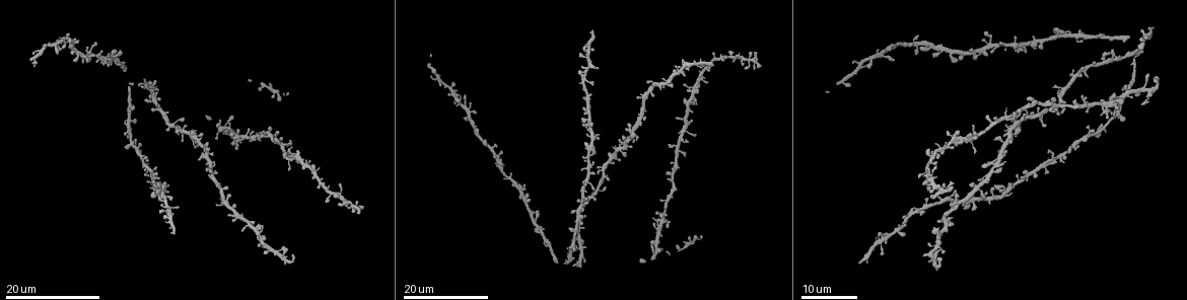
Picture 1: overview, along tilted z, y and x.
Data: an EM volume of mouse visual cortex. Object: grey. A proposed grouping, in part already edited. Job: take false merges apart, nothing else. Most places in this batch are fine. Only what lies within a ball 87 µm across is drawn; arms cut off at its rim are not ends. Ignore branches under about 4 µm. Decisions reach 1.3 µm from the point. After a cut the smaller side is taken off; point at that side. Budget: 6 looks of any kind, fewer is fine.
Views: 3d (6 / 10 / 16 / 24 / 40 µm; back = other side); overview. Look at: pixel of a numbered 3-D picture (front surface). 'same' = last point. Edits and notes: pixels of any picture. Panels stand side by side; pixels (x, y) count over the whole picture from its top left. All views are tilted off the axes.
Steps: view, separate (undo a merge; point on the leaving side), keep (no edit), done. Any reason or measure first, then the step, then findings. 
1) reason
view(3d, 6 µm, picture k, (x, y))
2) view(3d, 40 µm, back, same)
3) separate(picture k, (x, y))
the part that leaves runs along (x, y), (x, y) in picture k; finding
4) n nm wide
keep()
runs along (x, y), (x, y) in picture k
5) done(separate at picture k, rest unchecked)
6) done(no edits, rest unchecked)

narrows sharply
view(3d, 16 µm, picture 1, (948, 142))

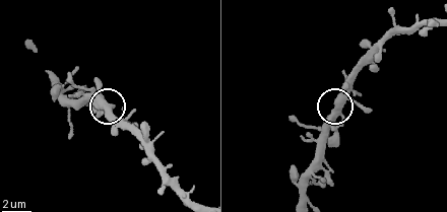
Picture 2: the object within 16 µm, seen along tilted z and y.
view(3d, 6 µm, picture 2, (106, 111))

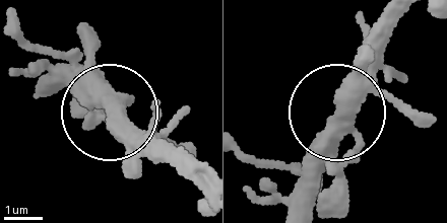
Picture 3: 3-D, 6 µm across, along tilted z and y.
from behind
view(3d, 6 µm, back, picture 3, (341, 106))

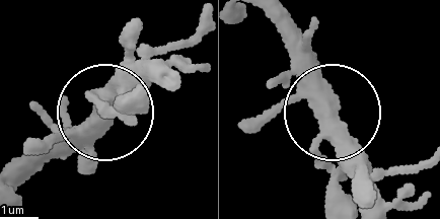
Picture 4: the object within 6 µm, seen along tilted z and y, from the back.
keep()
all the same cell

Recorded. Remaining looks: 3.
a fork
view(3d, 16 µm, picture 1, (628, 146))

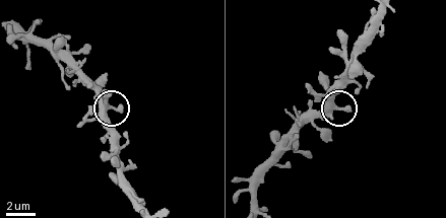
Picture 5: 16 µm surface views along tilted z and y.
view(3d, 6 µm, picture 5, (114, 108))

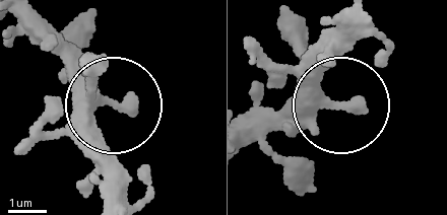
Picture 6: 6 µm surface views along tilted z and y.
keep()
continuous, no second cell

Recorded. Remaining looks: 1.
done(no edits, rest unchecked)

